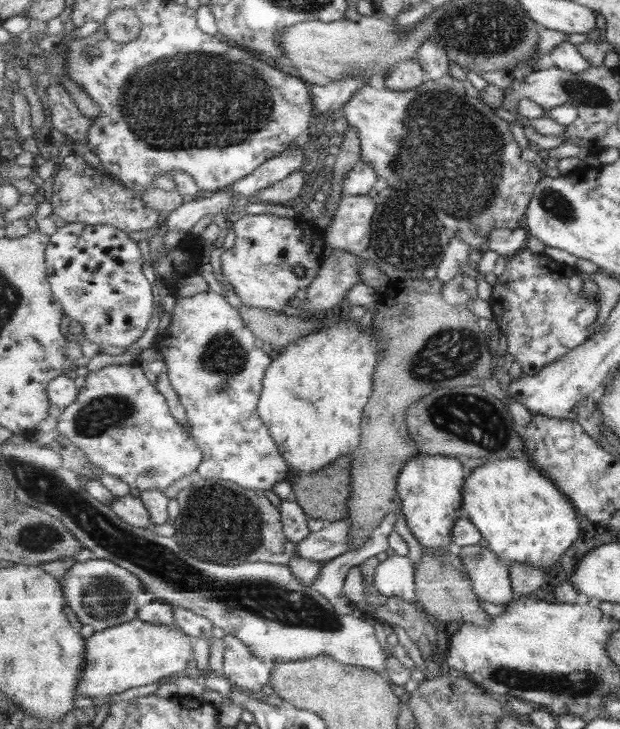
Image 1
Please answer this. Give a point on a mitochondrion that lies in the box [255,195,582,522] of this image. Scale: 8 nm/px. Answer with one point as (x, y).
(468, 417)

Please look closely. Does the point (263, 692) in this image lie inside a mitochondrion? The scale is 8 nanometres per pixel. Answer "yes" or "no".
no

